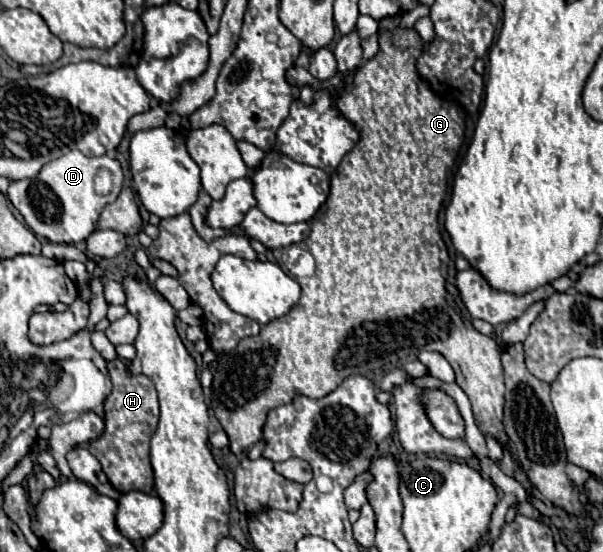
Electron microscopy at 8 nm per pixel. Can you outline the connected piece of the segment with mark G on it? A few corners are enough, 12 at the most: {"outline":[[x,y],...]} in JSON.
{"outline":[[379,36],[301,298],[213,370],[235,454],[267,412],[435,350],[501,430],[493,338],[447,304],[465,110]]}

